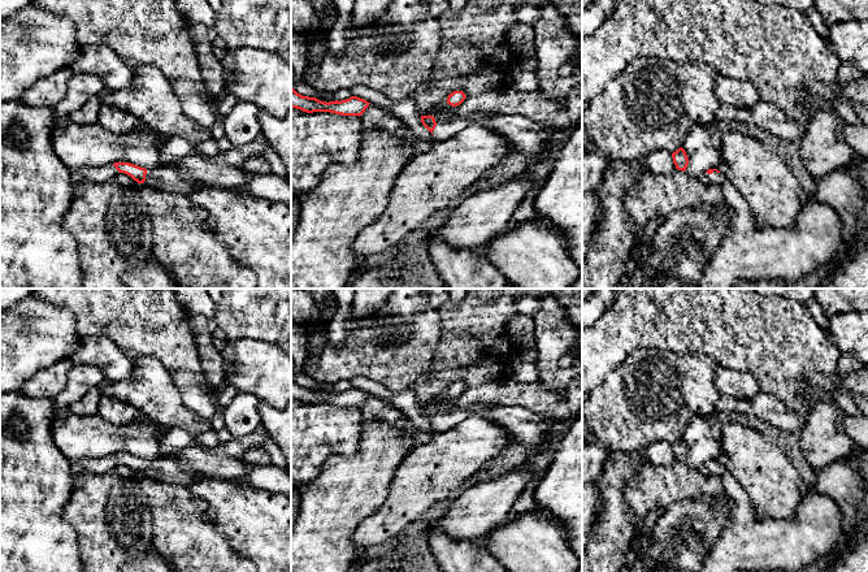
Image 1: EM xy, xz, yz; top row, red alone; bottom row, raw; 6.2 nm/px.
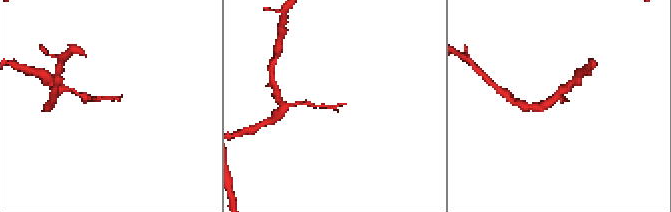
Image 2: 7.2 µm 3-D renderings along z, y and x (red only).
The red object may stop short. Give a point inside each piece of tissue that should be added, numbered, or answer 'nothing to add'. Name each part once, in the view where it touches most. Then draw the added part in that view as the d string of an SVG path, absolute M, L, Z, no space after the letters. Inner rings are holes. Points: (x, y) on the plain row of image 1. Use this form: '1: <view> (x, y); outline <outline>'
1: xz (532, 430); outline M477 404L469 408L435 407L437 417L433 421L437 433L444 432L473 416L490 419L505 428L530 455L537 454L546 443L551 428L548 421L521 407Z

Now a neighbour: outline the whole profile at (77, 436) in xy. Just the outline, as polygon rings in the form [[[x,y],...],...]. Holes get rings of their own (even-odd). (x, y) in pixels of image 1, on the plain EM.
[[[60,410],[52,436],[57,448],[70,460],[130,454],[155,462],[160,452],[164,433],[153,422],[139,420],[113,424],[95,415],[75,415]]]

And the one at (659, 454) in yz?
[[[656,442],[645,448],[648,462],[654,465],[672,465],[676,462],[672,445],[668,442]]]

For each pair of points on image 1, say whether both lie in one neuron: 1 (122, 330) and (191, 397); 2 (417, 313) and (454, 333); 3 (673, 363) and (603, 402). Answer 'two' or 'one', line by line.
1: one
2: two
3: one

